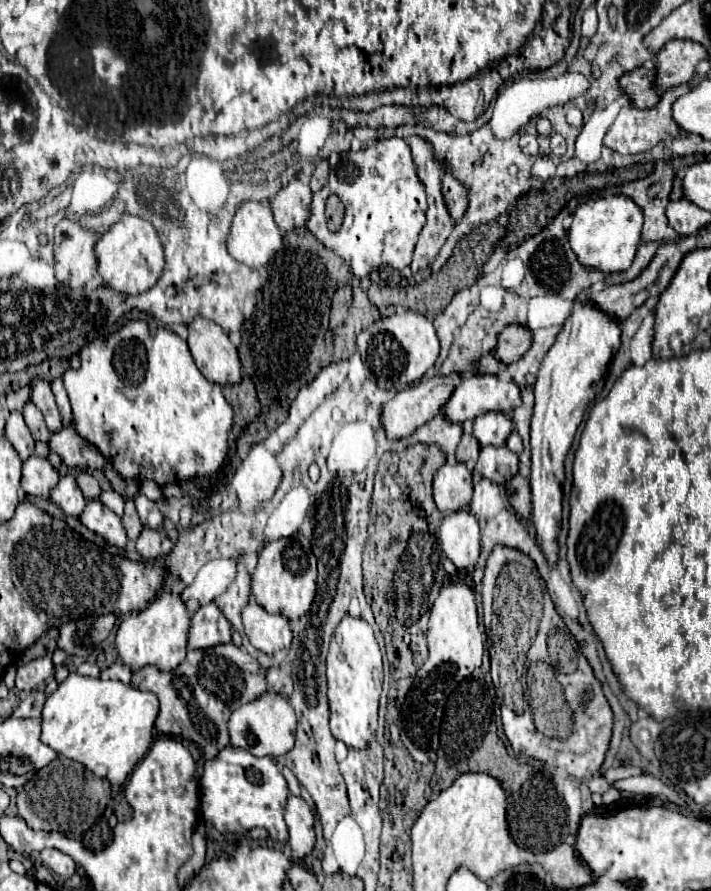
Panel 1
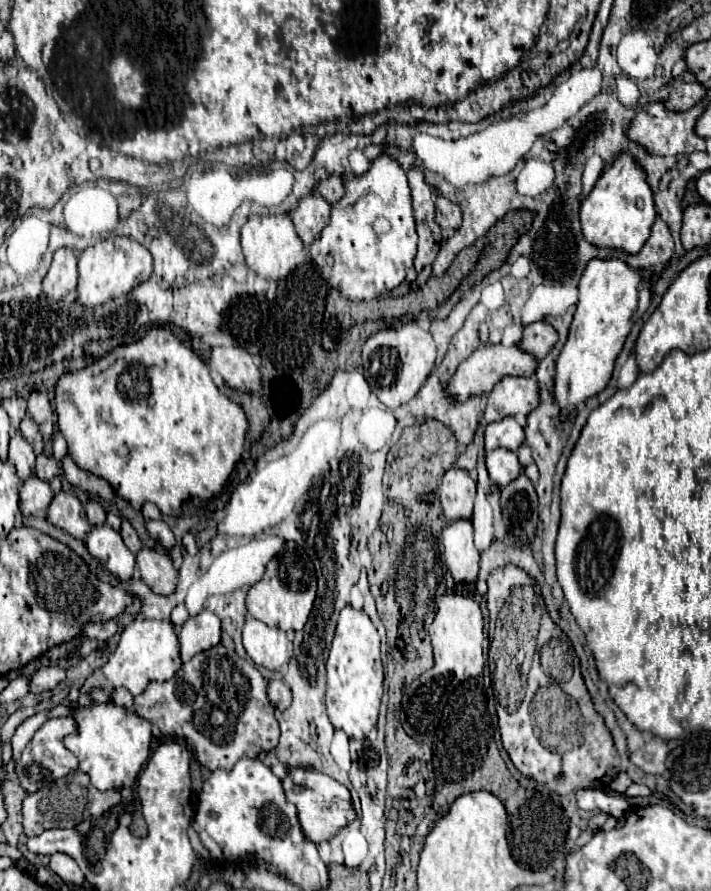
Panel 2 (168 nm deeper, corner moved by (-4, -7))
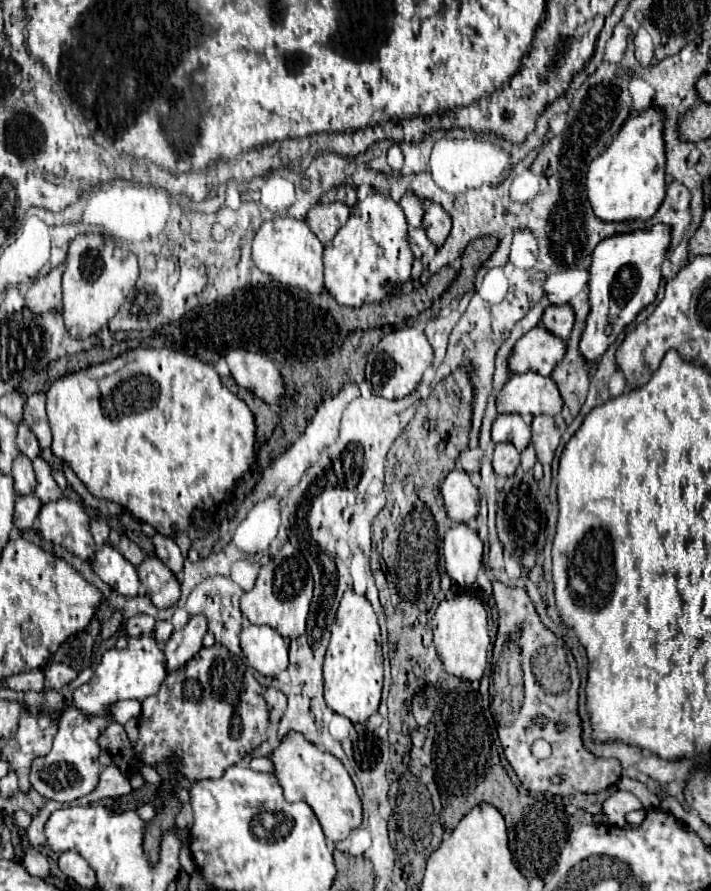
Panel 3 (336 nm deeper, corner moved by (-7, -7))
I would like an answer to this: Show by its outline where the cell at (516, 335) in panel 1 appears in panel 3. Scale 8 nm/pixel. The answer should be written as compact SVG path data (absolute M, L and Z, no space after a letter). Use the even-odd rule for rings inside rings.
M567 304L549 306L541 316L541 326L549 330L553 336L567 340L573 328L573 310Z

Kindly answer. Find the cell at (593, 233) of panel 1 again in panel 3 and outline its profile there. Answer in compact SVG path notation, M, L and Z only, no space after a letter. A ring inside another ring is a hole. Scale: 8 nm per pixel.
M647 106L635 118L627 120L611 146L591 162L587 172L587 198L601 222L633 222L641 220L647 222L661 206L665 198L665 146L663 146L663 116L657 108Z

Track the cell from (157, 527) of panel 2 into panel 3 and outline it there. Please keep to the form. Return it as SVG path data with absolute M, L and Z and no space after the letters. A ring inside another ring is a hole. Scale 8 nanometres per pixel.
M155 534L153 536L153 544L155 544L155 552L157 552L157 558L161 562L165 562L175 574L183 568L183 554L179 550L179 546L175 544L175 540L171 536L165 536L165 534Z

